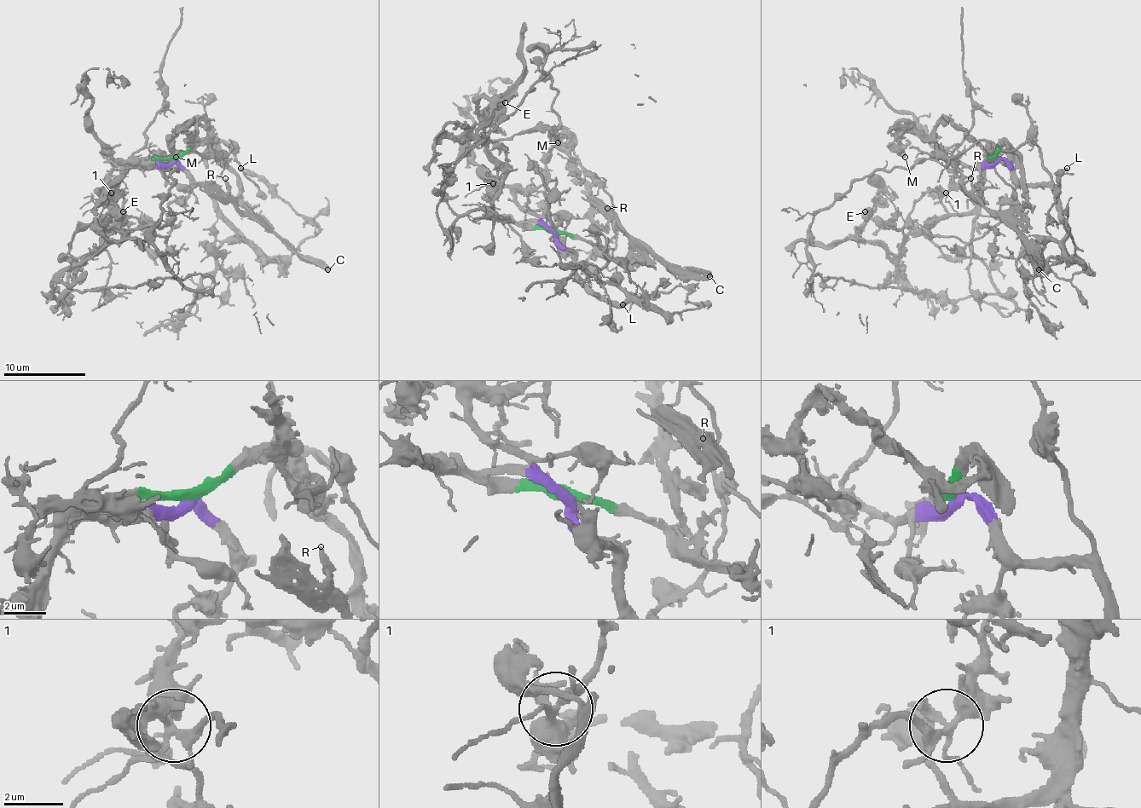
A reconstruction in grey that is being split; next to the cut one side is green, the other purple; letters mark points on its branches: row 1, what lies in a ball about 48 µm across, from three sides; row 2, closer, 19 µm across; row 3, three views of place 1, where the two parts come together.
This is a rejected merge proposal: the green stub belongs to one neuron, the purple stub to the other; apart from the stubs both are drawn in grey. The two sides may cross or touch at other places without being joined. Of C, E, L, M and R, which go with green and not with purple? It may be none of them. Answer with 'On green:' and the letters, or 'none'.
On green: C, M, R

